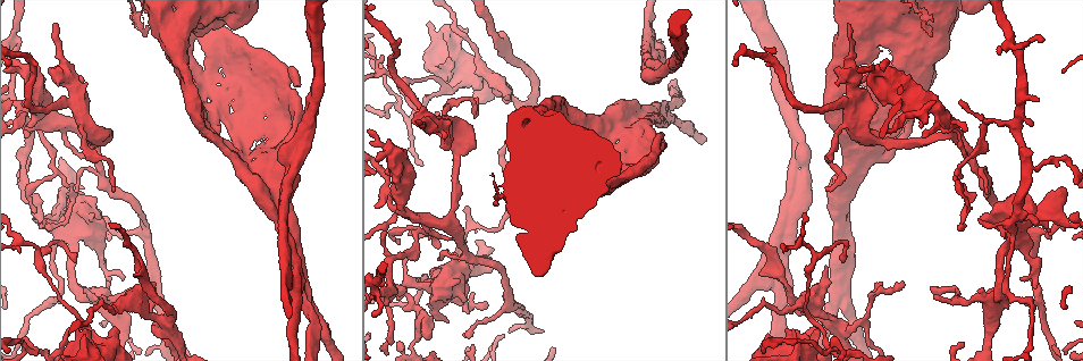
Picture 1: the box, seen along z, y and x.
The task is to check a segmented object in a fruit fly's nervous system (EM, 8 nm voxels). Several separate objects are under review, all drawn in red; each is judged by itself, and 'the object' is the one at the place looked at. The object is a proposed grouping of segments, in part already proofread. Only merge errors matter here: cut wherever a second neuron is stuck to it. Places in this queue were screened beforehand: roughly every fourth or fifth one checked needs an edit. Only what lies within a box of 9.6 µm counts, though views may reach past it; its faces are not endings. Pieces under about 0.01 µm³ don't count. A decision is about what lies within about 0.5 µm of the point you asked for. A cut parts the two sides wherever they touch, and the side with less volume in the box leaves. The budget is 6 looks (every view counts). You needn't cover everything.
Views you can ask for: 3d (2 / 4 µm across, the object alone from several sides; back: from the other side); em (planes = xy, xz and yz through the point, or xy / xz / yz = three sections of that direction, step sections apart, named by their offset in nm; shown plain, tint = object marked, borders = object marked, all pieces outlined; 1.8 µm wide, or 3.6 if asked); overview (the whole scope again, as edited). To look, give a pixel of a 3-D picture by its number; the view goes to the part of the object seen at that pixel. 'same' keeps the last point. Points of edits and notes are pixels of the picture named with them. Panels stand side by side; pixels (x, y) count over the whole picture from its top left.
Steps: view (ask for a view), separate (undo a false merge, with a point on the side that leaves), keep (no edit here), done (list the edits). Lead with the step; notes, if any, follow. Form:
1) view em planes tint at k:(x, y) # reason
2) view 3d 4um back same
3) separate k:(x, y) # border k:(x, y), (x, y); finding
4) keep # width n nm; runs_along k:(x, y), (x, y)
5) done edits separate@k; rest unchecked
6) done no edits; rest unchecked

view em yz step 8 tint at 1:(990, 298) # branch point

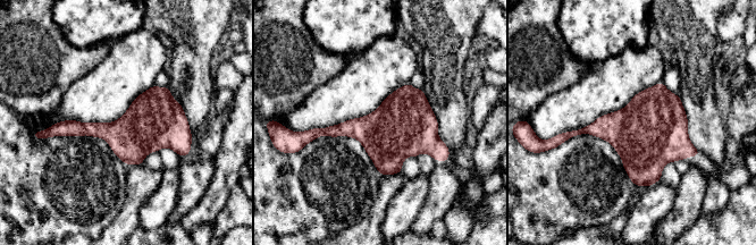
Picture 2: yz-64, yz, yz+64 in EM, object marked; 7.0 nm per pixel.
keep # continuous, no second neuron

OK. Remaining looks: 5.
view em planes tint at 1:(282, 214)

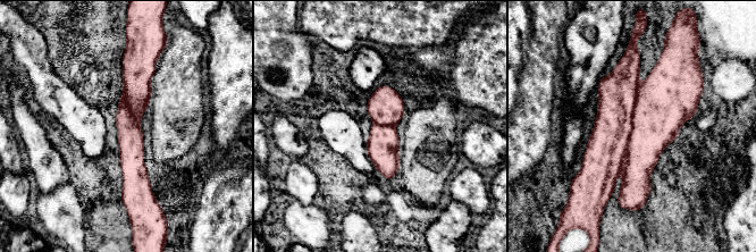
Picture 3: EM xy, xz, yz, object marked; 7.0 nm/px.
separate 3:(607, 143) # part_leaving 3:(637, 59), (618, 91), (608, 190); two neurons meet here

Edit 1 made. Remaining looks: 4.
view overview

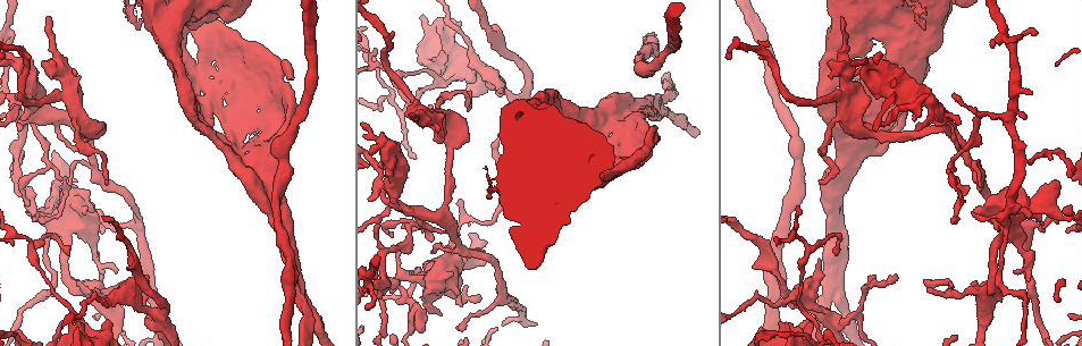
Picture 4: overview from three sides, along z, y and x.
view em yz step 8 tint at 4:(208, 101) # a fork

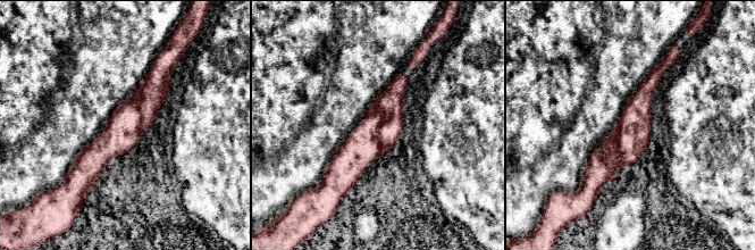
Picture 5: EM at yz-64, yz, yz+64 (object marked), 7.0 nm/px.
view em planes tint same

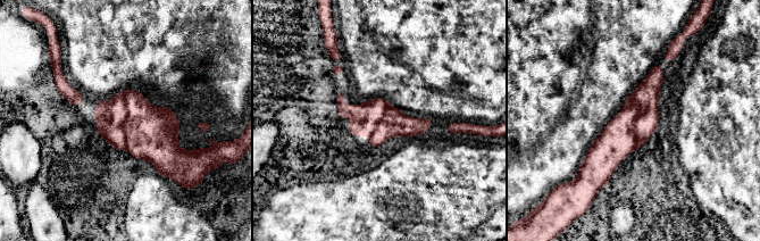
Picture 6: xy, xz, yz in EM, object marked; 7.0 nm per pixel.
separate 6:(151, 132) # part_leaving 6:(658, 68), (639, 143); two neurons meet here

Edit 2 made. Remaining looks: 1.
done edits separate@3, separate@6; rest unchecked

